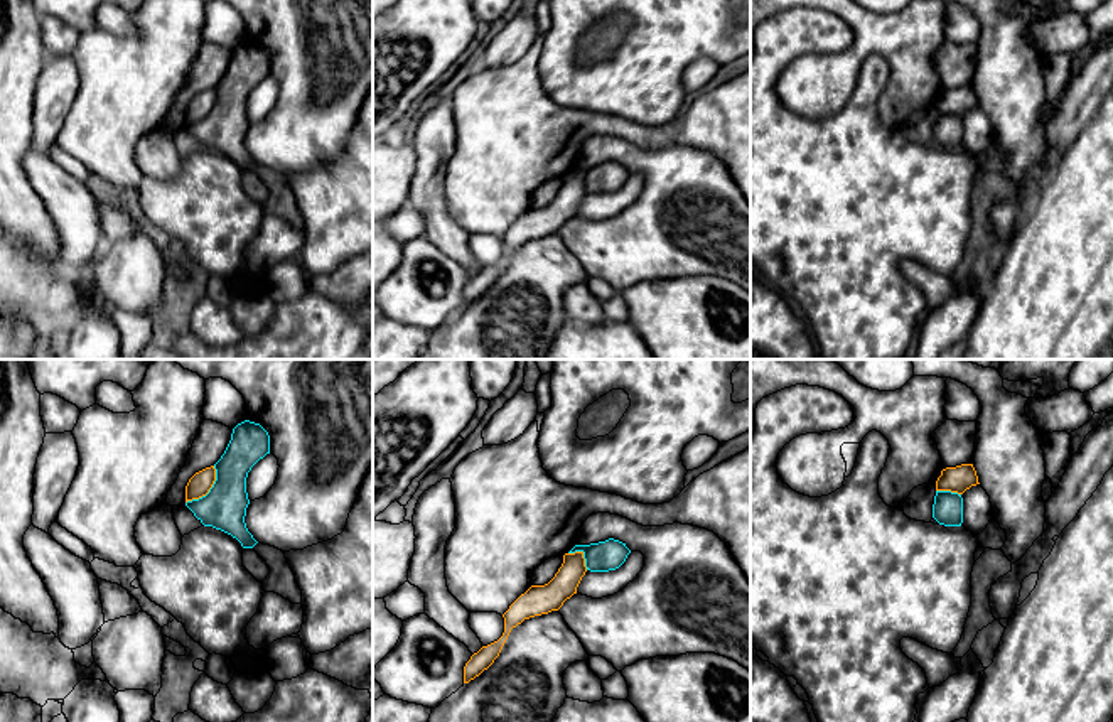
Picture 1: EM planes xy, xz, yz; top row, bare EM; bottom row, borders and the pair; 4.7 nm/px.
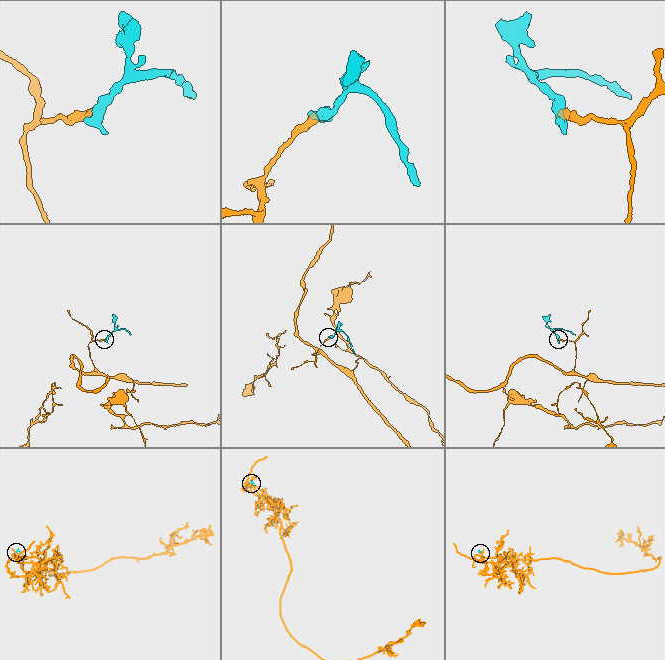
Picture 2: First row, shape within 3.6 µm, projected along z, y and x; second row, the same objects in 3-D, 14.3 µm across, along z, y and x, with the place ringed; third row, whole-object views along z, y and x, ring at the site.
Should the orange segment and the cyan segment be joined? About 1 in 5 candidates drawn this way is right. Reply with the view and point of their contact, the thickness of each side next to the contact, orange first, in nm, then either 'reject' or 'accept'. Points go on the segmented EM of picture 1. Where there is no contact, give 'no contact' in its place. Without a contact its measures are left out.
xy (209, 488) | 110/200 nm | reject

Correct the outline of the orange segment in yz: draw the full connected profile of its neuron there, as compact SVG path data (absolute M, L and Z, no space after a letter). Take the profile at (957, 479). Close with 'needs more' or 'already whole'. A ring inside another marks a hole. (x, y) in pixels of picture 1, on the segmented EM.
M961 464L941 471L941 476L936 481L936 491L963 494L966 489L976 484L980 482L973 464Z; already whole

